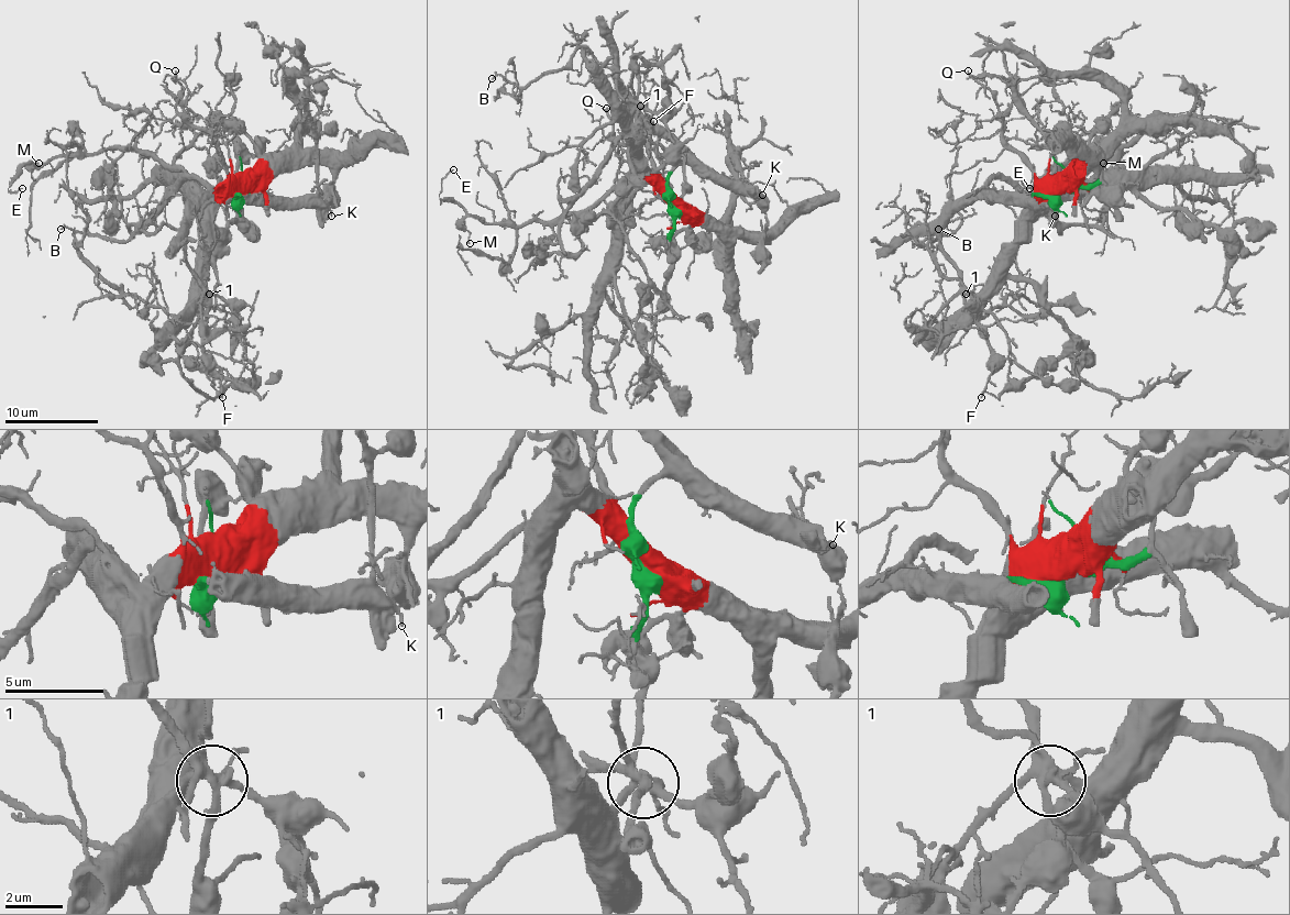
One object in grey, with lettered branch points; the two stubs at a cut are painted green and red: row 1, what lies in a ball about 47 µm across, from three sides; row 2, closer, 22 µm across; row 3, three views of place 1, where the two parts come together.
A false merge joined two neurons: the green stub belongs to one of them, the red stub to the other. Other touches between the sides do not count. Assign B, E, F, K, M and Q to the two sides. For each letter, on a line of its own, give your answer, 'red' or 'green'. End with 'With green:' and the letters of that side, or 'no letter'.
B: green
E: red
F: red
K: green
M: red
Q: red
With green: B, K

